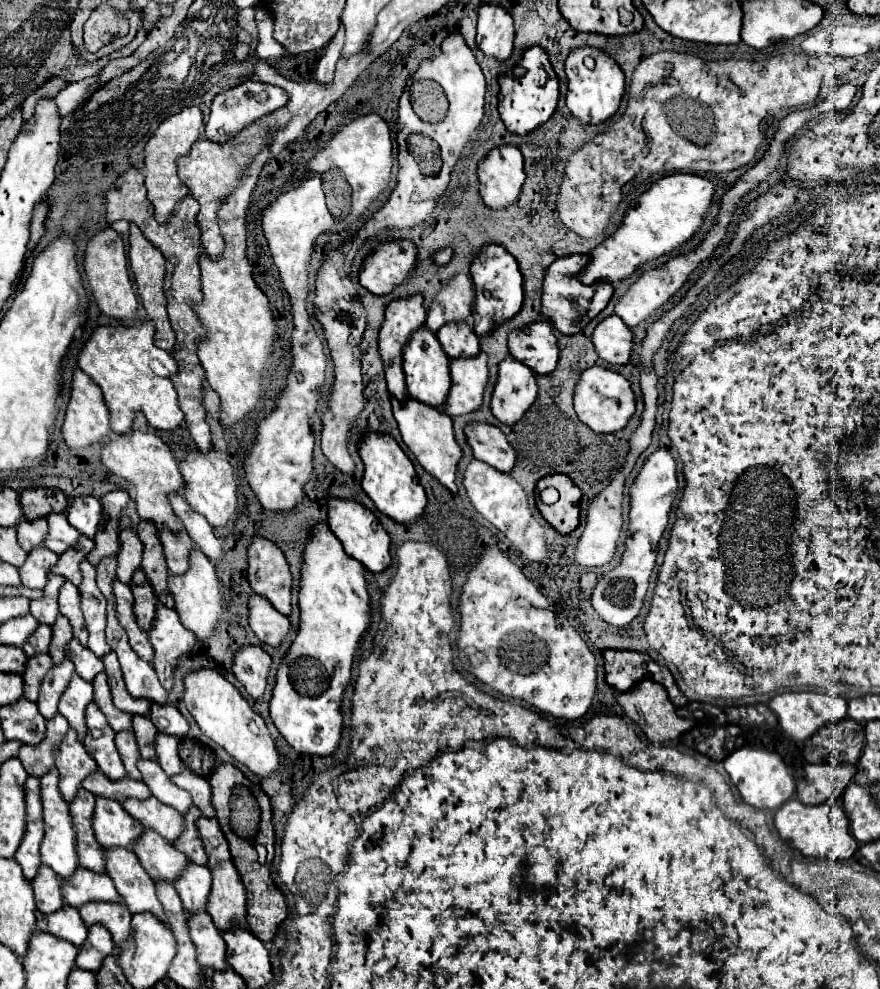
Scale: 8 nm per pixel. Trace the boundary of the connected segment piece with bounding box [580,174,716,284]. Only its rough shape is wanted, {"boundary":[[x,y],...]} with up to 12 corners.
{"boundary":[[656,180],[580,280],[620,282],[704,224],[714,184]]}

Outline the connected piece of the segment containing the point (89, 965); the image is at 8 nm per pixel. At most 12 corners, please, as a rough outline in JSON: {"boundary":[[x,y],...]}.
{"boundary":[[94,924],[80,946],[76,966],[98,972],[114,952],[110,932]]}

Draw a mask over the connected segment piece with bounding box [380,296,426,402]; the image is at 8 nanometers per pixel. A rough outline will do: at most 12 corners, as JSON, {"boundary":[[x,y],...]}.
{"boundary":[[422,296],[390,302],[380,356],[390,394],[406,402],[402,354],[424,326]]}

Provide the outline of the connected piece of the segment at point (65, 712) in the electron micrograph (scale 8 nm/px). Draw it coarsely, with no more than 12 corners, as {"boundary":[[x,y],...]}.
{"boundary":[[74,674],[60,698],[58,712],[86,736],[86,706],[92,684]]}

